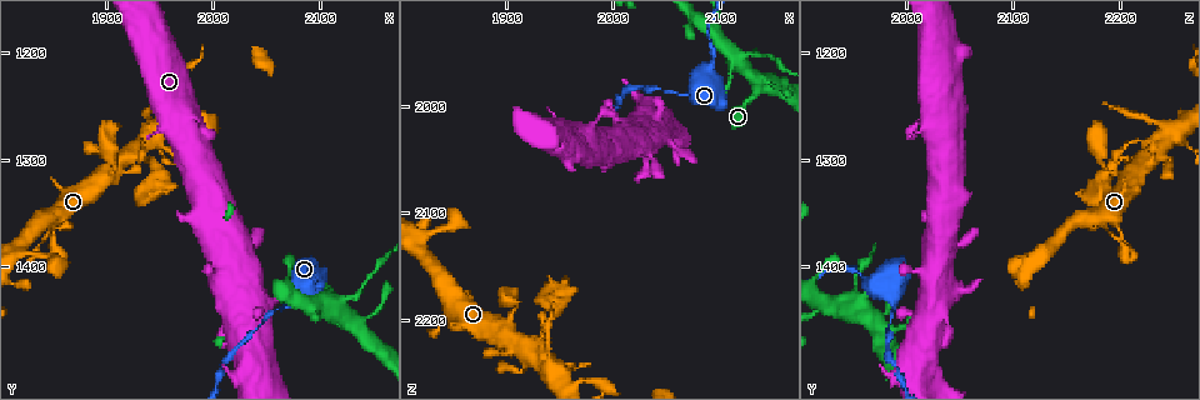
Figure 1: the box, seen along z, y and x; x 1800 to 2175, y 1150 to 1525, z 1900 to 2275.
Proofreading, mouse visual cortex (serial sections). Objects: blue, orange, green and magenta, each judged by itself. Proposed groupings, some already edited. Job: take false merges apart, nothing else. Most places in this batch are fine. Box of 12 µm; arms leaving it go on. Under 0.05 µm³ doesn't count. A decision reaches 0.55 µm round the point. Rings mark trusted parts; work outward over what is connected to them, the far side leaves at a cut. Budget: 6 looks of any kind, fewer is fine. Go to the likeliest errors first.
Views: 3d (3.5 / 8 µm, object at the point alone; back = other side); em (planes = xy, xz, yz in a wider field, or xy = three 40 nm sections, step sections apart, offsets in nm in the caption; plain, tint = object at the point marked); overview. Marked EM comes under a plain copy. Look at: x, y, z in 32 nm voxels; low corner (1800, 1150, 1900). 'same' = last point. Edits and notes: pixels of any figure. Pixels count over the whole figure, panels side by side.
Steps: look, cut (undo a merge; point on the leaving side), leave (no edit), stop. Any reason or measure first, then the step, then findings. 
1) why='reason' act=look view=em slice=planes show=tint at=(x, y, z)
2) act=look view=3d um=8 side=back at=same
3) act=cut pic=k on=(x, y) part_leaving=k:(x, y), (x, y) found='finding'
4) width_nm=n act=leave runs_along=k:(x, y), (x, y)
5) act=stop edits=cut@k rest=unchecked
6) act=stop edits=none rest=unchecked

act=look view=3d um=3.5 at=(2124, 1430, 1954)

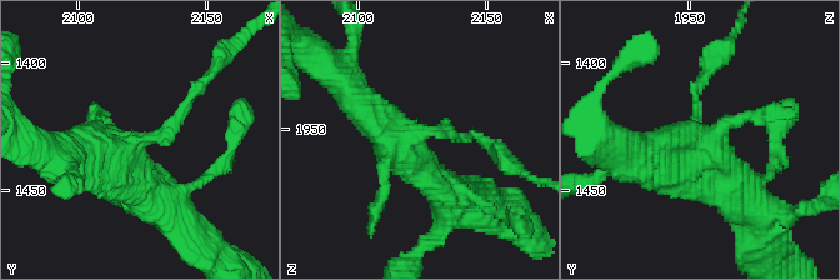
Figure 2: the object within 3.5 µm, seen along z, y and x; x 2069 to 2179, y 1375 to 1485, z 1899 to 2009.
act=look view=em slice=xy step=2 show=tint at=(2123, 1432, 1952)

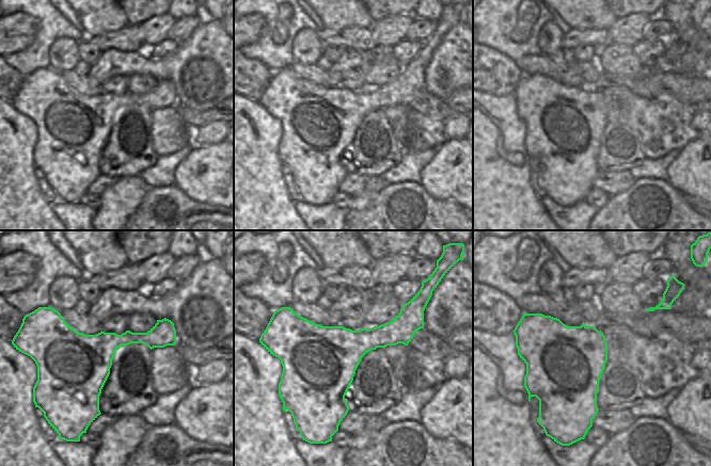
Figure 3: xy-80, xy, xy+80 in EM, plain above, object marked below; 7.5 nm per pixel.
act=look view=em slice=xy step=3 show=tint at=same

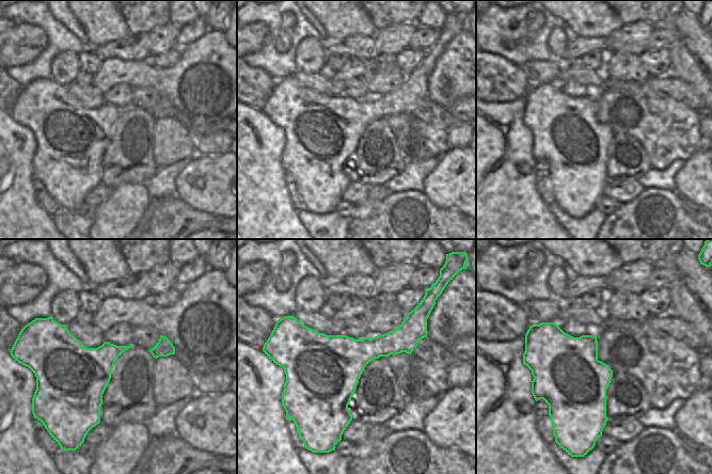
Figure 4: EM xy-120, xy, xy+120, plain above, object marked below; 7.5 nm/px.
act=cut pic=2 on=(184, 108) part_leaving=2:(149, 139), (173, 124), (226, 50) found='a second cell is stuck on'

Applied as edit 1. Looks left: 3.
why='thick turns thin' act=look view=3d um=8 at=(1944, 1320, 2182)

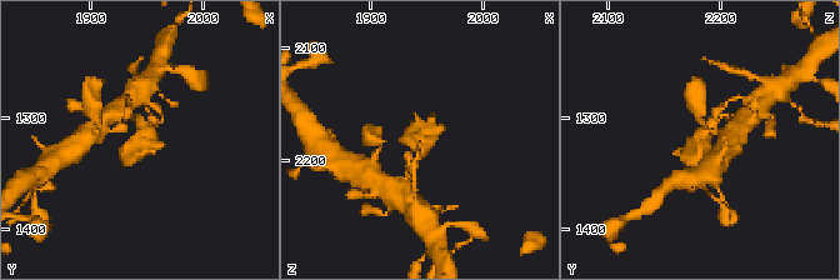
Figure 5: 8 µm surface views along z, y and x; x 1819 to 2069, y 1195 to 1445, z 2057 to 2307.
why='shape alone is not enough' act=look view=em slice=xy step=1 show=tint at=(1948, 1318, 2184)

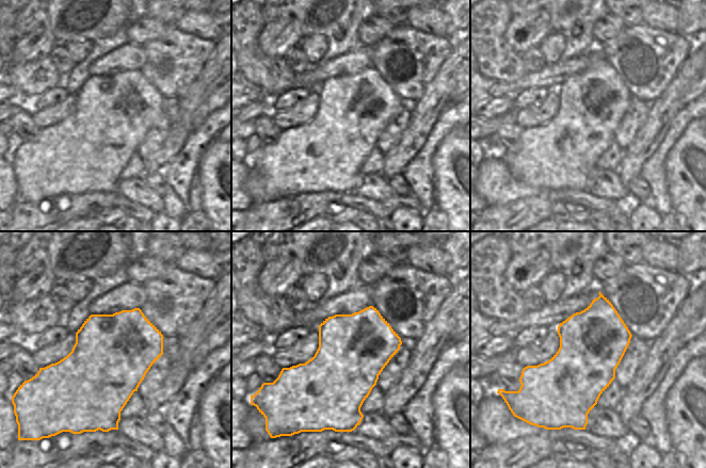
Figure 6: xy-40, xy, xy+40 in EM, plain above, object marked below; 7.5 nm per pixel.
act=leave runs_along=5:(718, 118), (691, 155), (674, 151) found='one cell here'

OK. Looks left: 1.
act=stop edits=cut@2 rest=unchecked

